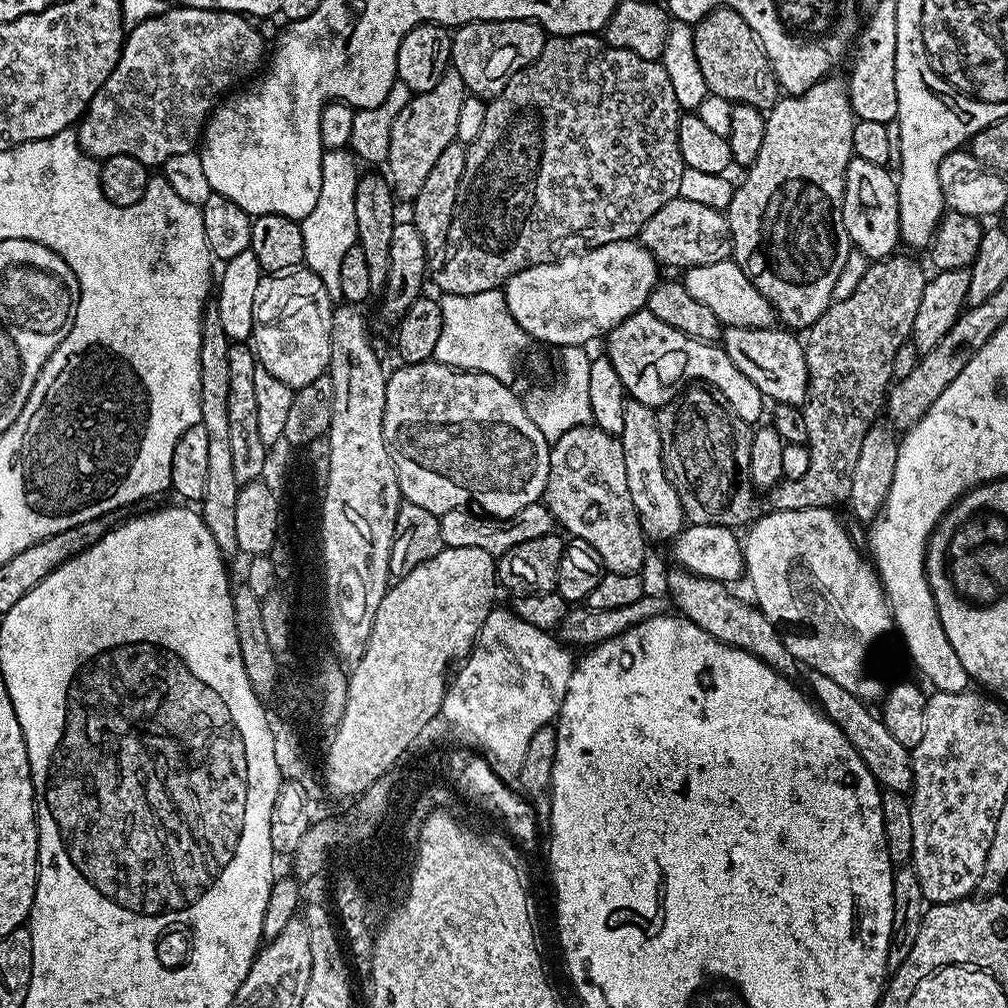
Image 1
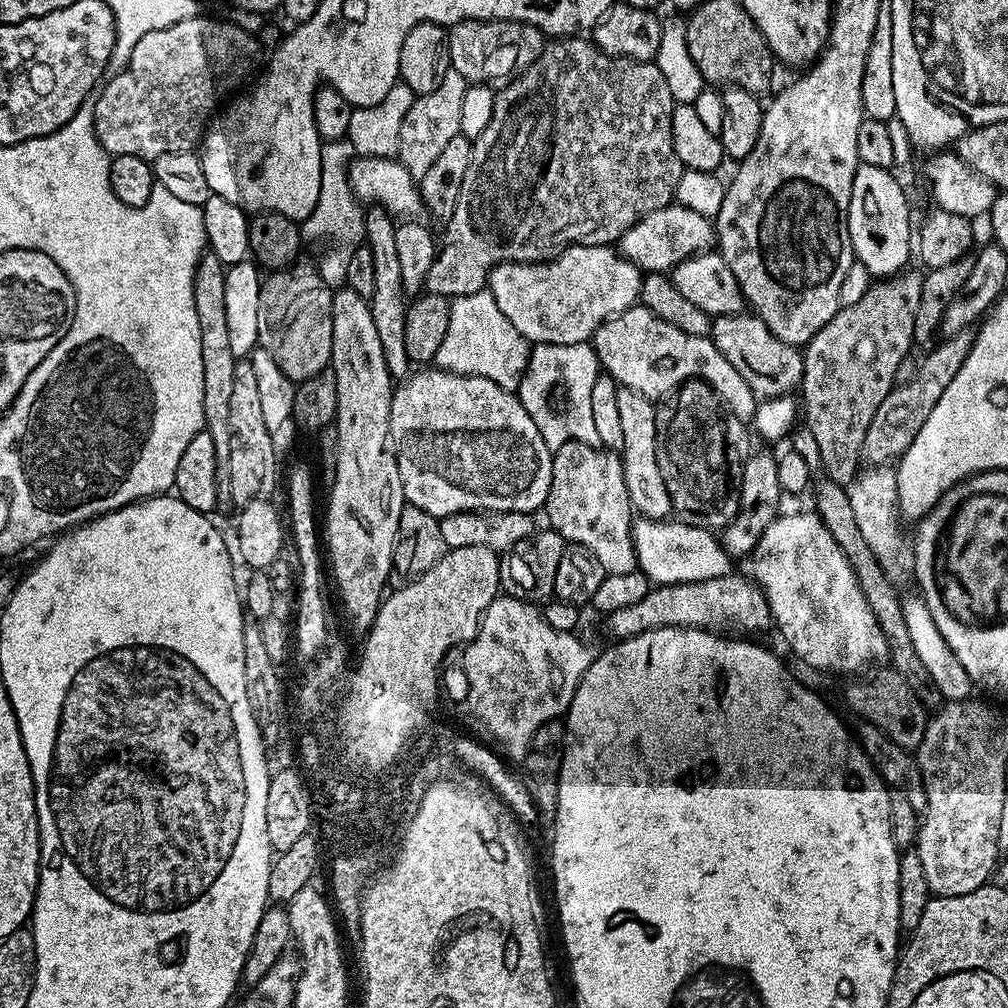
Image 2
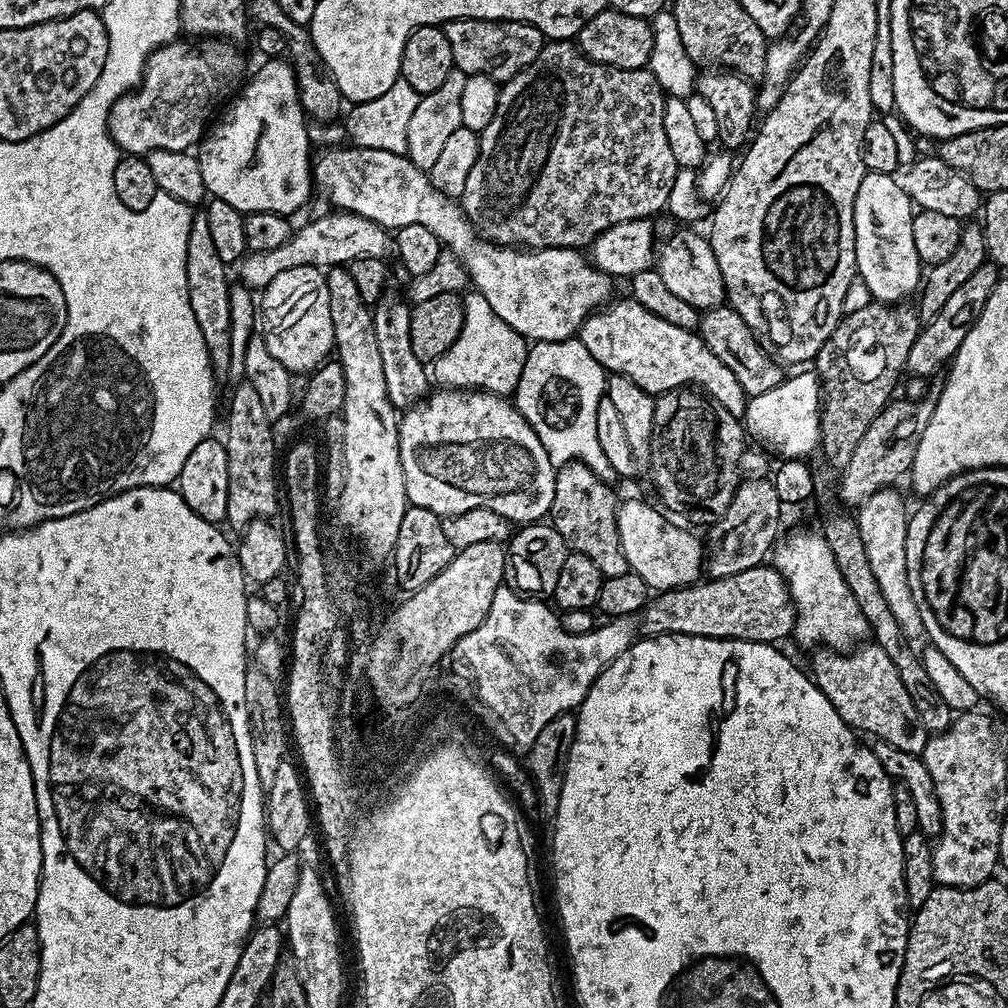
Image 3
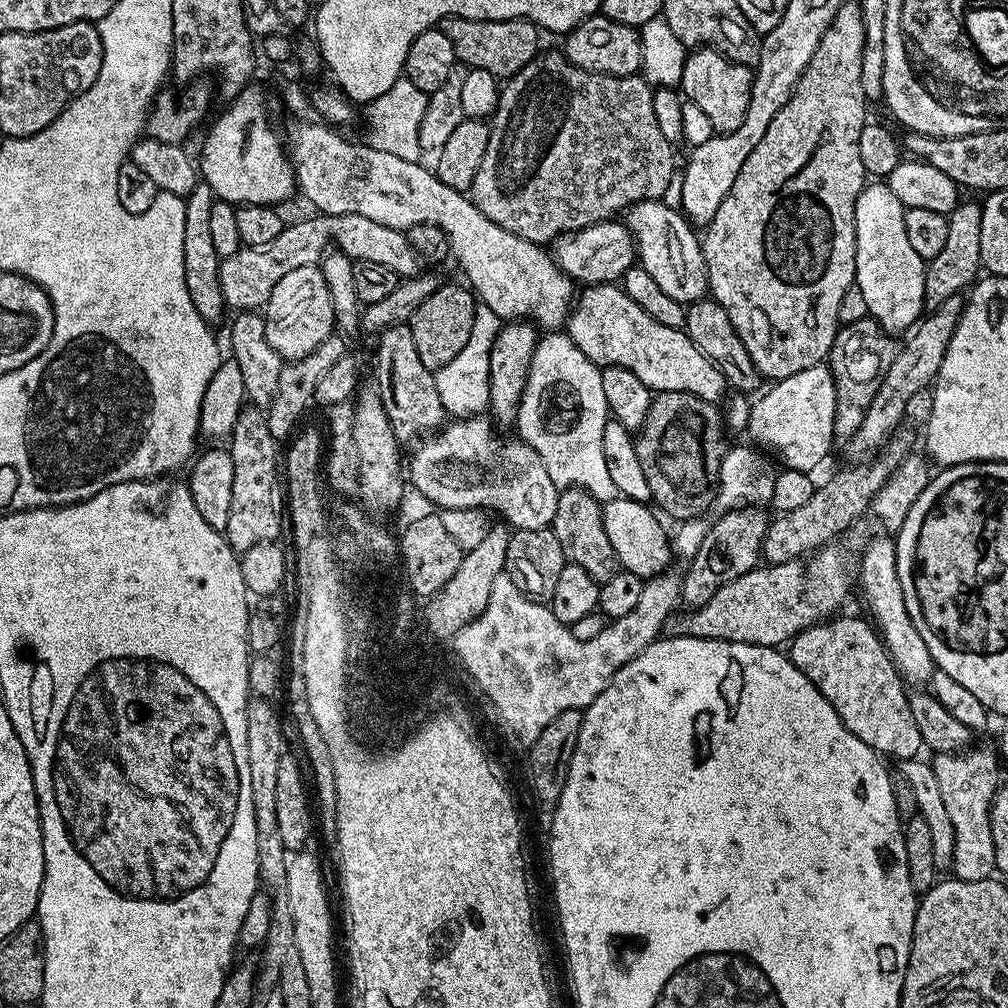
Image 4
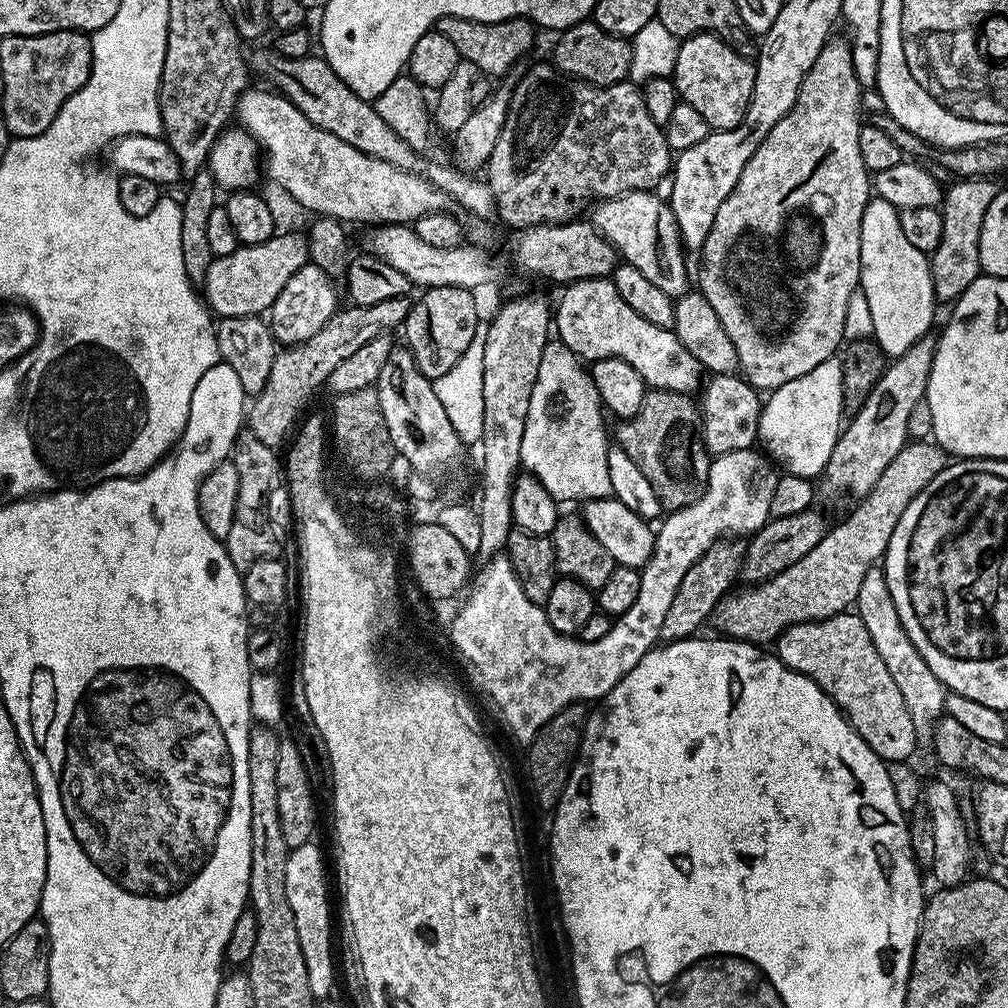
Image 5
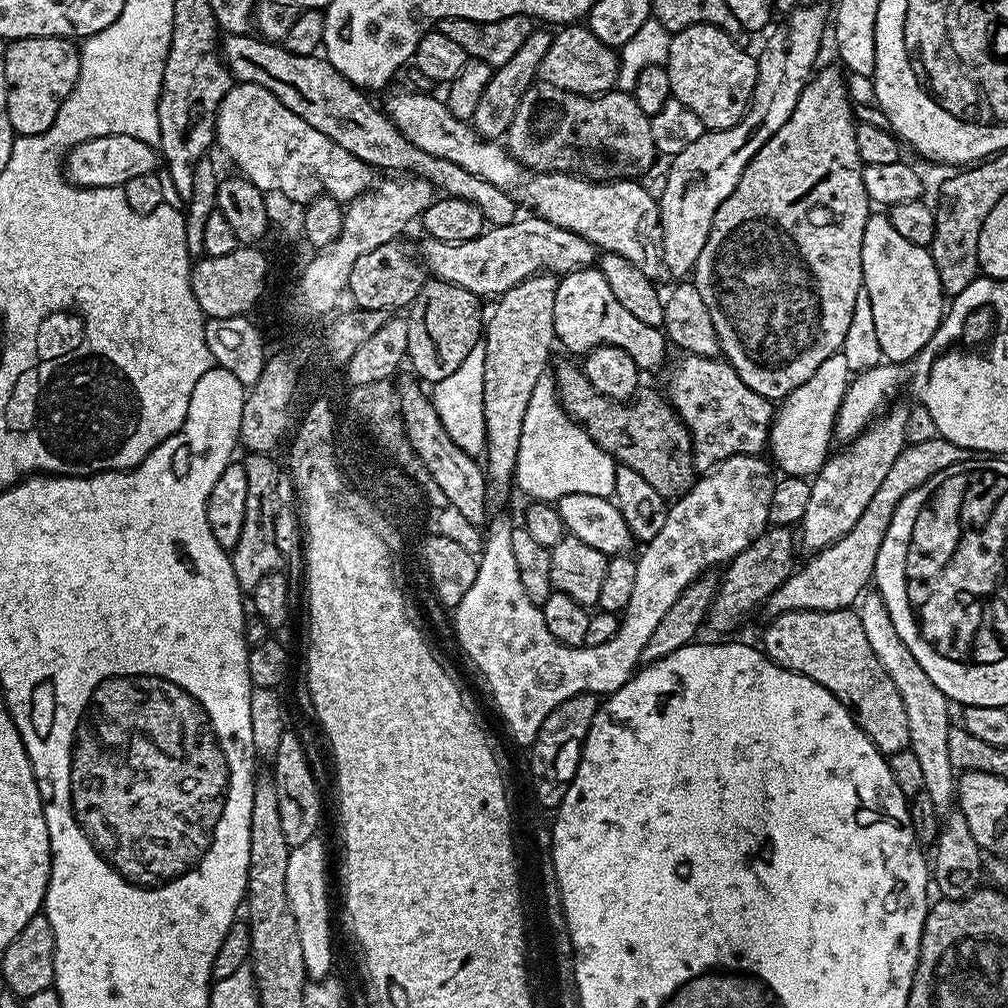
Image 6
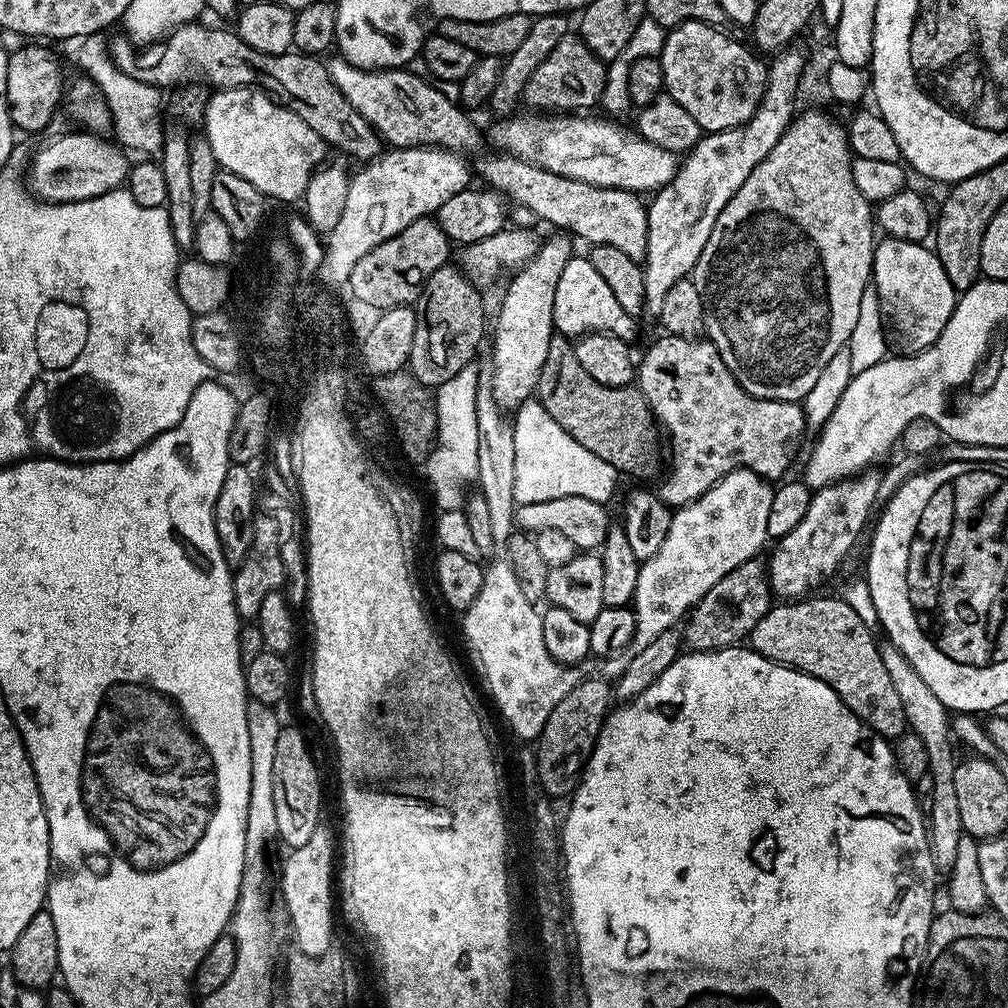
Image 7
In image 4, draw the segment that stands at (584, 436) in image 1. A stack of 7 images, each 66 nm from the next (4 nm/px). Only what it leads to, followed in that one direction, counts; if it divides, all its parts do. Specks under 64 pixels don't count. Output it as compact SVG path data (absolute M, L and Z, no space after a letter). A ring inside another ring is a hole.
M566 488L560 492L550 527L558 542L562 542L565 561L582 566L582 570L586 570L586 574L590 574L590 578L594 578L597 584L604 584L621 571L618 554L606 536L601 501L596 500L586 489Z

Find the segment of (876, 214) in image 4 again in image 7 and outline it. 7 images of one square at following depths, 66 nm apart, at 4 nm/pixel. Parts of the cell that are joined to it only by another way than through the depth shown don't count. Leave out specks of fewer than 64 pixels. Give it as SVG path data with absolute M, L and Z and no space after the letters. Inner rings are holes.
M884 236L883 238L875 241L875 248L872 254L872 278L870 281L871 287L875 288L878 298L880 299L880 310L884 313L884 319L892 328L897 332L896 340L894 336L894 344L896 344L901 353L911 354L913 352L921 352L930 347L933 342L940 337L942 330L946 330L946 322L950 322L950 314L954 314L956 309L956 302L958 299L958 293L956 287L950 282L950 278L946 278L946 270L942 270L942 262L938 262L935 251L931 247L924 244L915 244L914 242L906 242L905 240L899 240L893 236Z

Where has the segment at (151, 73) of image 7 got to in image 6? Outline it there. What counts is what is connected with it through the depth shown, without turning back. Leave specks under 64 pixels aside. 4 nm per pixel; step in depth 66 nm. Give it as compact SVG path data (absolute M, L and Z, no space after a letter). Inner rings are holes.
M256 34L225 35L222 40L222 55L228 71L239 83L257 84L270 90L270 94L274 94L274 98L278 98L278 102L282 102L282 106L286 106L286 110L294 110L294 114L298 114L298 118L302 118L302 122L310 122L310 126L314 126L314 130L319 130L322 134L326 134L326 138L338 142L338 146L342 146L342 150L350 150L350 154L354 154L354 158L362 158L362 162L366 162L372 169L389 168L389 173L392 174L411 174L429 180L433 189L440 191L441 188L444 196L457 196L466 202L474 202L474 206L478 206L478 210L482 210L484 219L489 225L506 226L517 220L517 201L513 200L510 194L506 194L506 190L498 190L498 186L494 186L494 182L486 182L486 178L482 178L478 174L470 174L470 170L462 170L462 166L458 166L446 158L438 158L434 154L426 154L426 150L418 150L418 146L414 146L414 142L410 142L410 138L406 138L406 134L402 134L402 130L398 130L398 126L394 126L391 118L377 105L375 108L364 97L367 95L352 81L347 80L323 55L290 54L290 50L286 50L283 43L265 40Z

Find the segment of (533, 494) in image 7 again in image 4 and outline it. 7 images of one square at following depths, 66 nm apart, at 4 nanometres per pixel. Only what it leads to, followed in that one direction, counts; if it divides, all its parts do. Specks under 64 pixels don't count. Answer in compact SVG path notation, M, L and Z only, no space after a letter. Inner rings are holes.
M554 330L541 335L531 358L528 381L514 424L516 428L520 427L519 439L542 458L542 466L546 466L546 474L550 474L550 482L554 482L558 490L584 488L596 500L607 502L619 497L620 491L610 478L606 454L602 454L602 430L606 430L610 413L606 393L602 391L600 370L600 365L590 362L565 331Z

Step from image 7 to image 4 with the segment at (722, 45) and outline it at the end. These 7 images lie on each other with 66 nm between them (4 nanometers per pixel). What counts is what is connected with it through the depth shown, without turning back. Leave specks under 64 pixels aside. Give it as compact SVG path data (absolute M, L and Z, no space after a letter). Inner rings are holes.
M697 48L688 53L678 88L685 101L696 103L706 114L713 133L723 134L742 126L742 118L746 118L746 110L750 106L753 75L749 65L734 62L712 48Z

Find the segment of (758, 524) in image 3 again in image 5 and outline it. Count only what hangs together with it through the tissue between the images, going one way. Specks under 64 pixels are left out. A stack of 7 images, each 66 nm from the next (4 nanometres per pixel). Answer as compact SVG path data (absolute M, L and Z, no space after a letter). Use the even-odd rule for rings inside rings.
M717 542L686 570L686 578L678 585L678 594L674 594L674 602L670 602L670 610L666 610L666 618L662 622L660 640L671 642L673 640L686 640L697 635L696 632L703 624L709 623L712 612L718 606L722 597L733 591L732 584L742 576L744 566L745 545L740 542Z

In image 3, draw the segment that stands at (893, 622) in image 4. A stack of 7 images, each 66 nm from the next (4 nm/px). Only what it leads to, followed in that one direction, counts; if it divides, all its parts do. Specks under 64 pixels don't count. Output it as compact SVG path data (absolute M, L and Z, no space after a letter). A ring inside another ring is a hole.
M895 487L879 488L864 504L859 505L854 519L861 532L862 543L869 558L870 571L874 574L882 595L890 608L894 619L901 628L901 634L908 642L914 642L924 636L922 618L916 609L914 594L910 590L910 582L906 578L906 530L910 508L904 505Z

